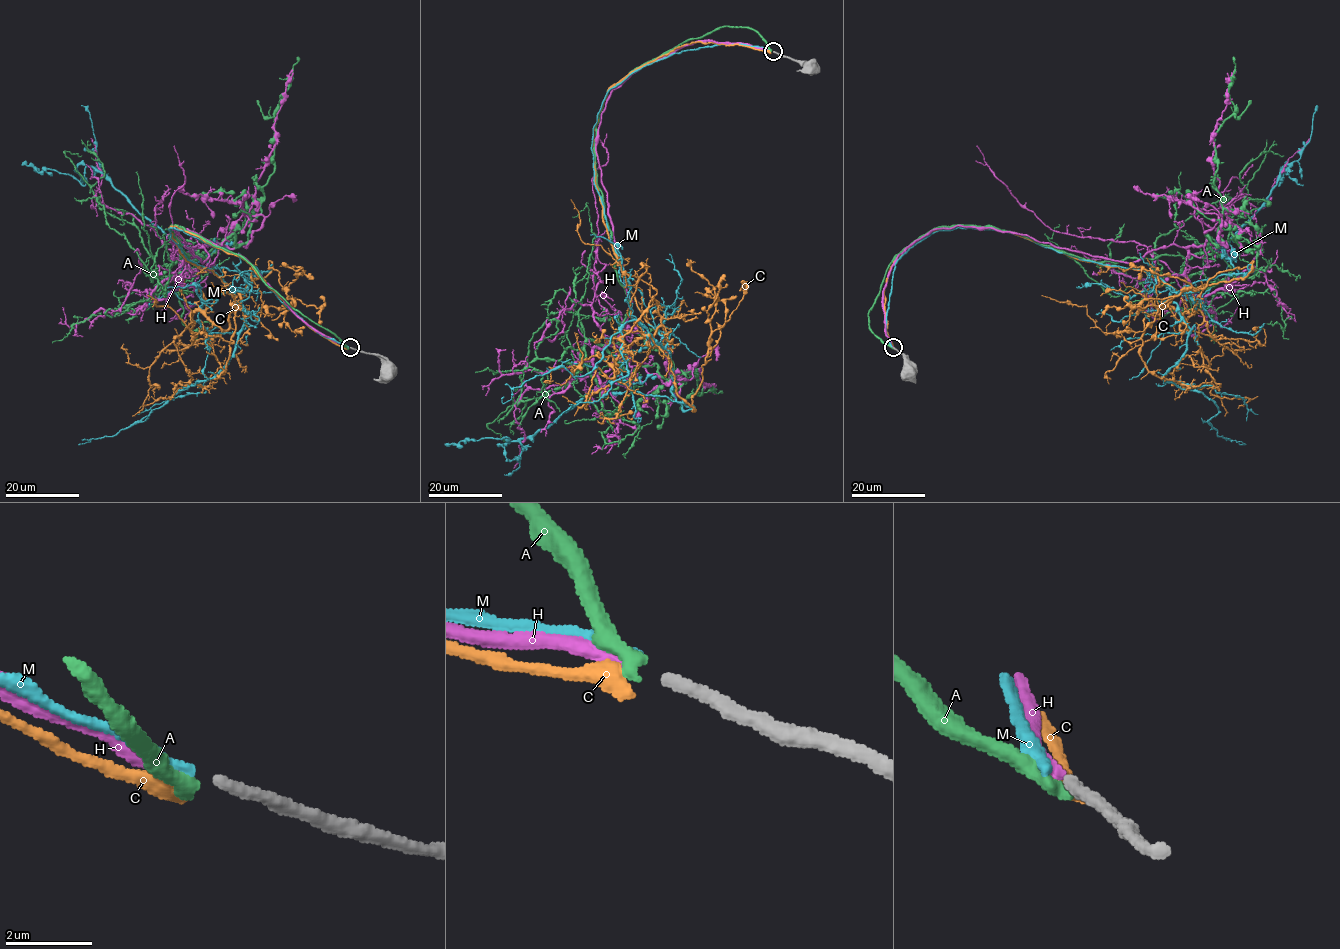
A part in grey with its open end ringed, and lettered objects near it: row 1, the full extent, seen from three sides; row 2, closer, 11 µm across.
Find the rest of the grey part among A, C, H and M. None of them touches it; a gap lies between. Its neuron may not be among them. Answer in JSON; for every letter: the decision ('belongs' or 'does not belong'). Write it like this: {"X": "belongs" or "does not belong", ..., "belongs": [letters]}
{"A": "does not belong", "C": "does not belong", "H": "belongs", "M": "does not belong", "belongs": ["H"]}

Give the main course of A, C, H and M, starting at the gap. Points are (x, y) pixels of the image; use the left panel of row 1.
A: (348, 347), (245, 260), (172, 231), (192, 262), (234, 234), (247, 241), (296, 57)
C: (348, 348), (239, 256), (168, 228), (187, 260), (238, 292), (270, 261), (292, 304), (264, 317)
H: (348, 347), (178, 226), (208, 257), (171, 277), (174, 146)
M: (348, 346), (243, 258), (170, 228), (185, 256), (249, 285), (93, 168), (82, 185), (21, 165)

